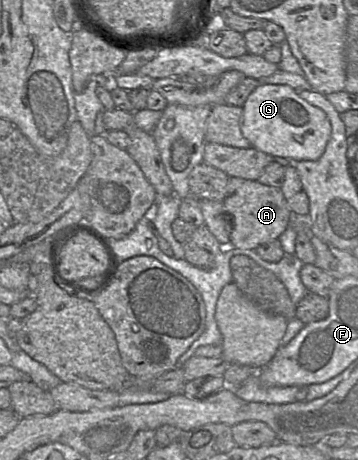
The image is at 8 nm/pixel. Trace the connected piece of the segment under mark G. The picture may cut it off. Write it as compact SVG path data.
M282 84L260 85L251 92L242 108L241 132L251 146L257 150L272 156L286 158L290 162L301 160L315 161L324 153L331 136L331 123L320 108L302 99L299 96L299 91L292 87Z

